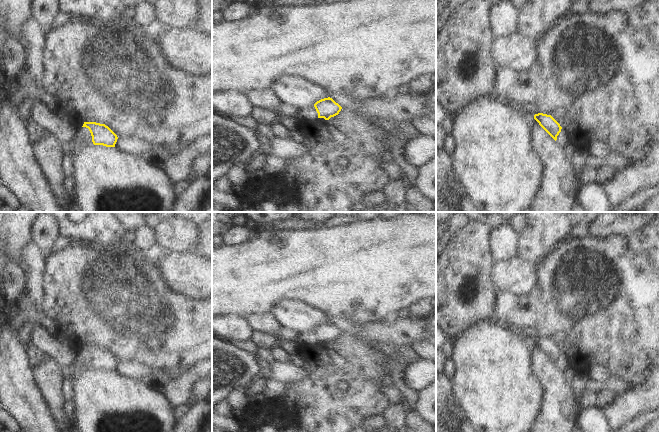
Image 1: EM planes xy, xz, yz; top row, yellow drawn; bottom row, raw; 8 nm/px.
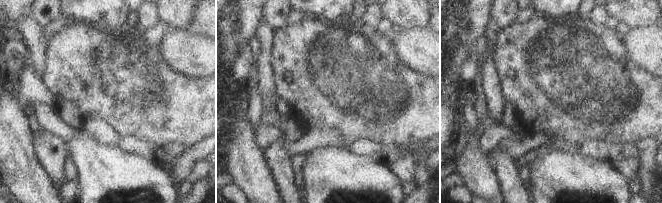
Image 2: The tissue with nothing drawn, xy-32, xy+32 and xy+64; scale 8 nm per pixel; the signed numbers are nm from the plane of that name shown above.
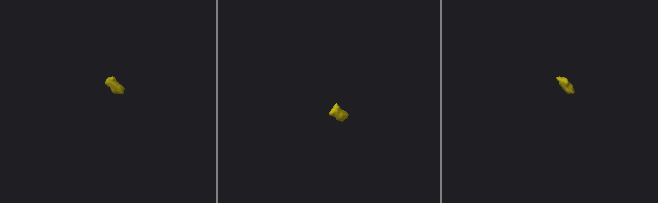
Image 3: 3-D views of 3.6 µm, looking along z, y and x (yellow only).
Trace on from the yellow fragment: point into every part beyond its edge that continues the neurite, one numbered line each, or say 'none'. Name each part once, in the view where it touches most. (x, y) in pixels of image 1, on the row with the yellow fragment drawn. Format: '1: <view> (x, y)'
1: xy (85, 136)

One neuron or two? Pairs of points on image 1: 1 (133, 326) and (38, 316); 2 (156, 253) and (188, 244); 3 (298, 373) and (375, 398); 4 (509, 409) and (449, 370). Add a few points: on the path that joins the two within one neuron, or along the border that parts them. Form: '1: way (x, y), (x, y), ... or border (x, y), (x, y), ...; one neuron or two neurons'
1: border (44, 311), (57, 325); two neurons
2: border (156, 242), (164, 252); two neurons
3: border (307, 372), (304, 378), (285, 383); two neurons
4: border (451, 359), (455, 368), (452, 379); two neurons

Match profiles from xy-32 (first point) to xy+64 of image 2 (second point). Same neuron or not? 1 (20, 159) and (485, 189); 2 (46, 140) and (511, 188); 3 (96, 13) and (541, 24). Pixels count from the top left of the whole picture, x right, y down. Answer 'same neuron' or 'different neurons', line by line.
1: same neuron
2: same neuron
3: different neurons

